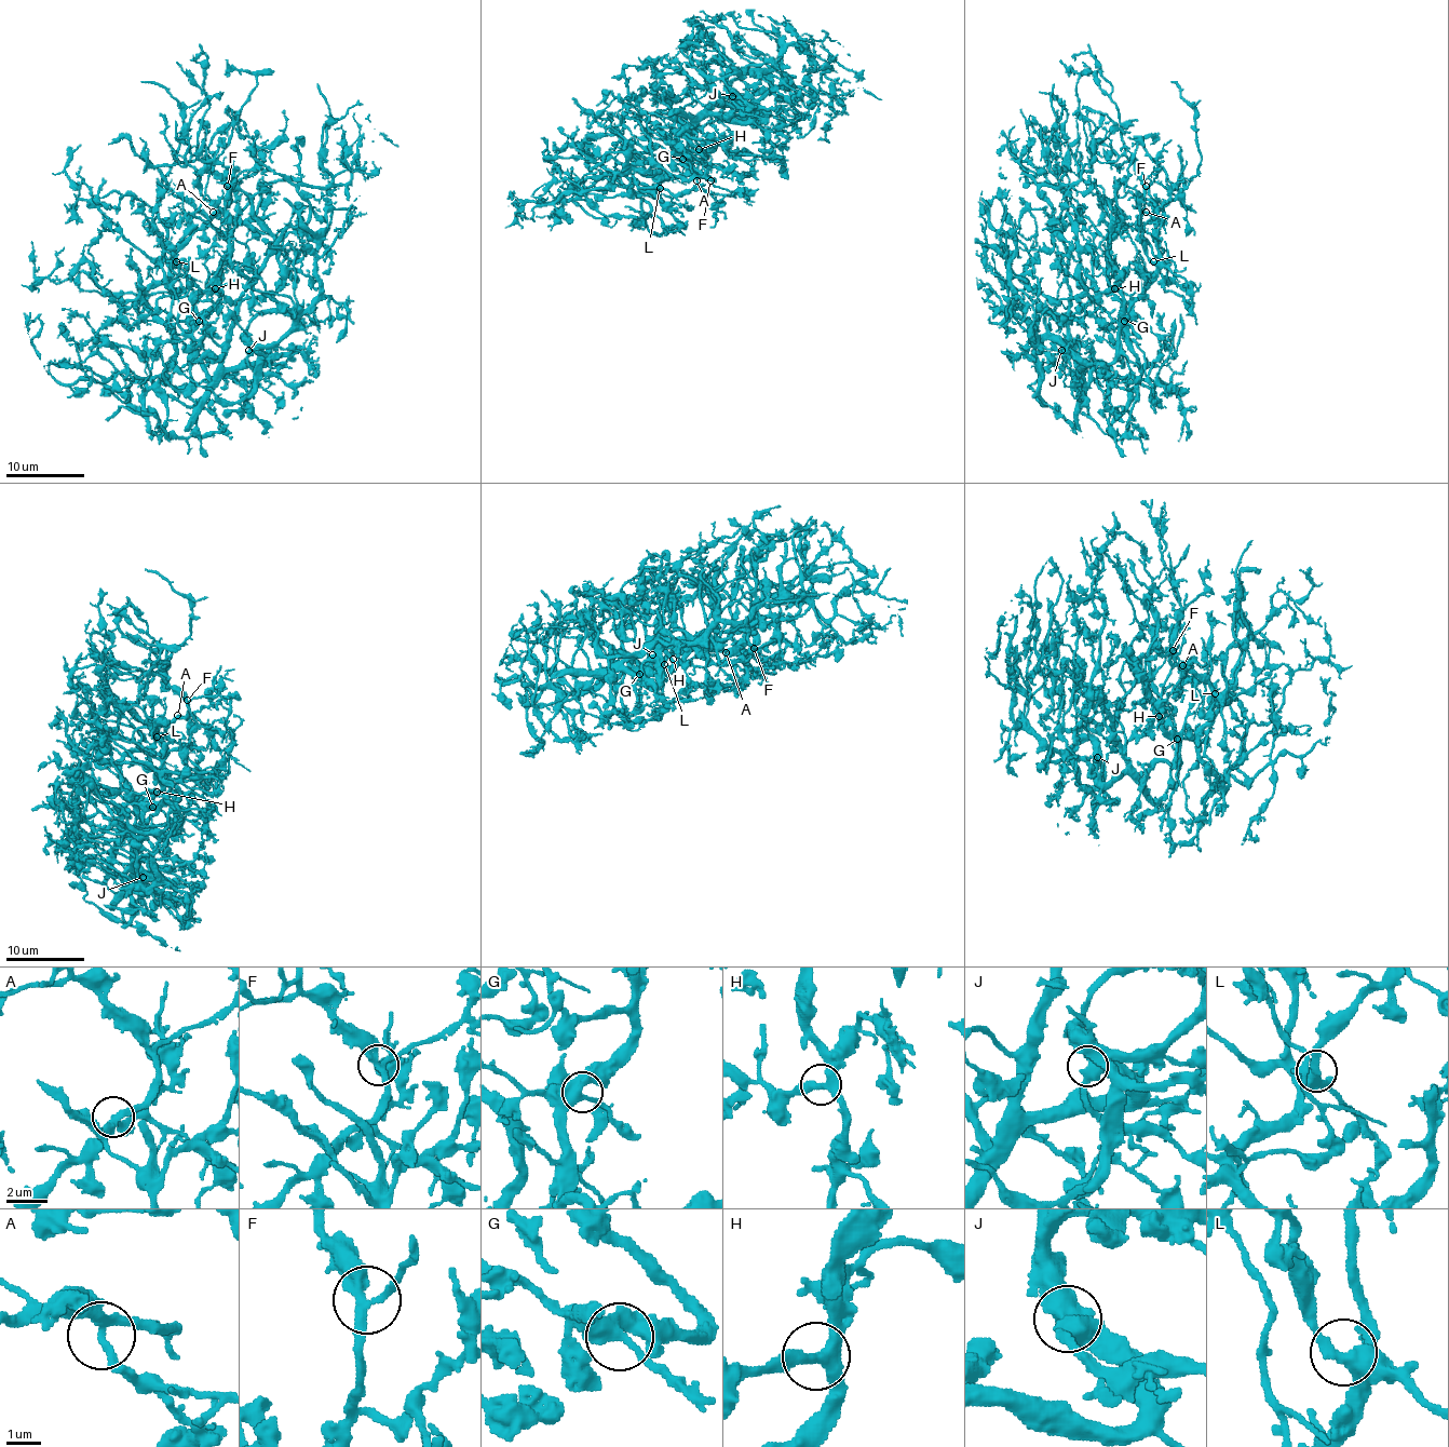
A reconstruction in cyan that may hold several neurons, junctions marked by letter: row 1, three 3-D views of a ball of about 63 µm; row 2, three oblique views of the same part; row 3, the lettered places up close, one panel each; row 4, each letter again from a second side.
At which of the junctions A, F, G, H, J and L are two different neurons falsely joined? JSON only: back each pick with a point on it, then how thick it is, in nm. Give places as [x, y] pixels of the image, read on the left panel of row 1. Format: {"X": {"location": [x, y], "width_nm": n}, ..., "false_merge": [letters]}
{"false_merge": []}

